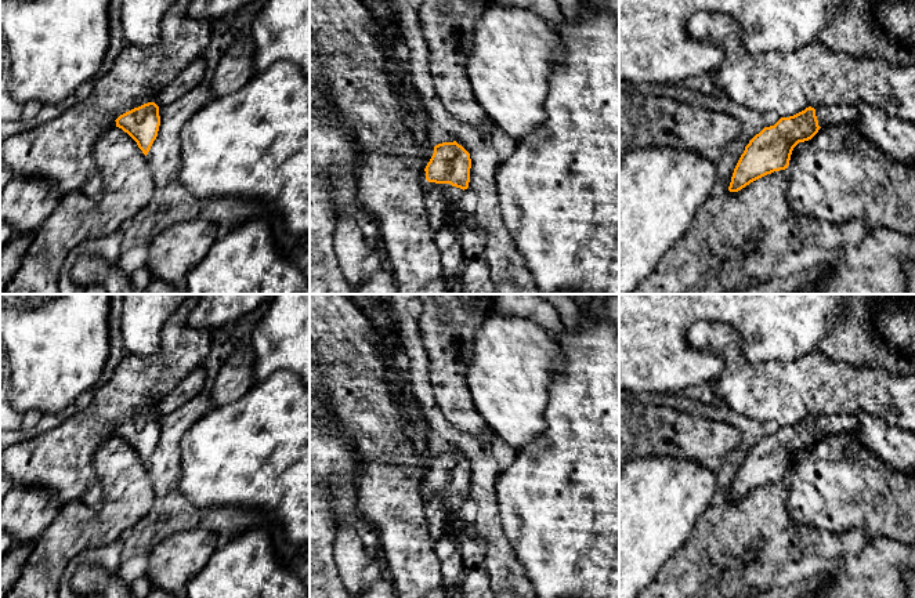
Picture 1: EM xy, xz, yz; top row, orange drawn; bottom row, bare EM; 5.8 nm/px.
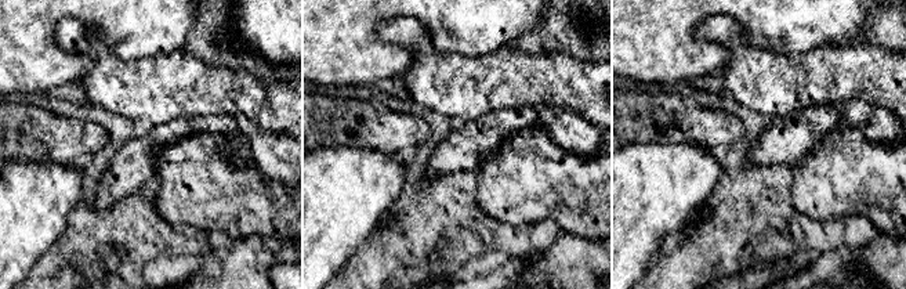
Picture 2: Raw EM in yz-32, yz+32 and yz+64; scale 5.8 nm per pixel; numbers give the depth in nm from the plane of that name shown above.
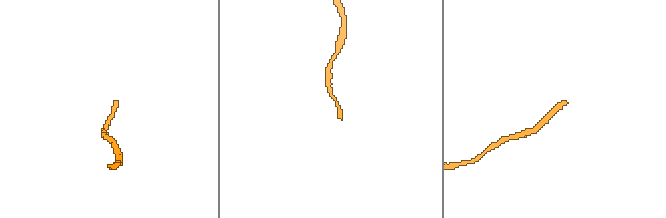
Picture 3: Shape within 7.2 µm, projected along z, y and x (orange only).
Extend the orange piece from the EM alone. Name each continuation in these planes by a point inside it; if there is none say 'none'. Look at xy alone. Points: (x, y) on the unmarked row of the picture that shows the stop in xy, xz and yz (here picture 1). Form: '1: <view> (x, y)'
none

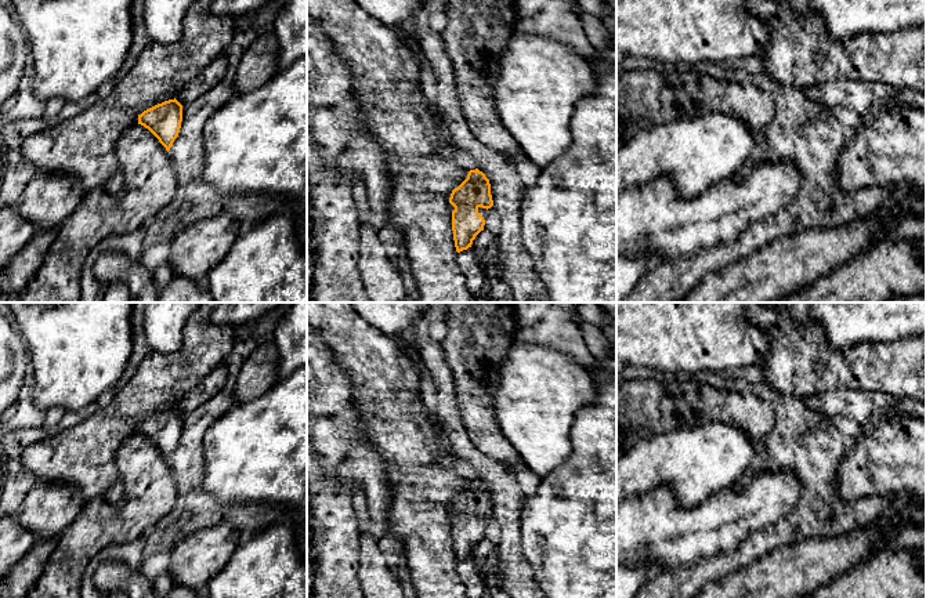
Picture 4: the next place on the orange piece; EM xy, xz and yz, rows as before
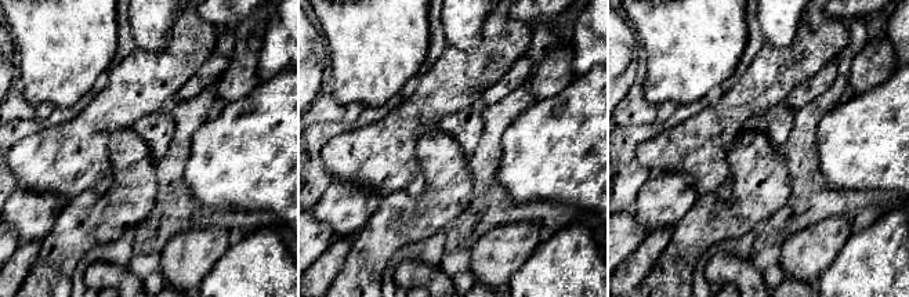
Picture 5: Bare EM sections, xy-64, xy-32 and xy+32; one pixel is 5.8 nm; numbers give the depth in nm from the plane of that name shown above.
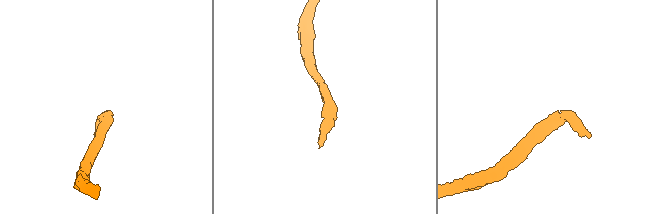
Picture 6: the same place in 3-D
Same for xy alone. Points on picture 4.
none

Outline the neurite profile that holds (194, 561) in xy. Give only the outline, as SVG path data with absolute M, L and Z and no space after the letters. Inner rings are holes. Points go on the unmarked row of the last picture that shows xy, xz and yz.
M220 522L200 529L170 548L167 572L176 584L207 592L210 580L227 565L239 544L239 529L232 525Z

